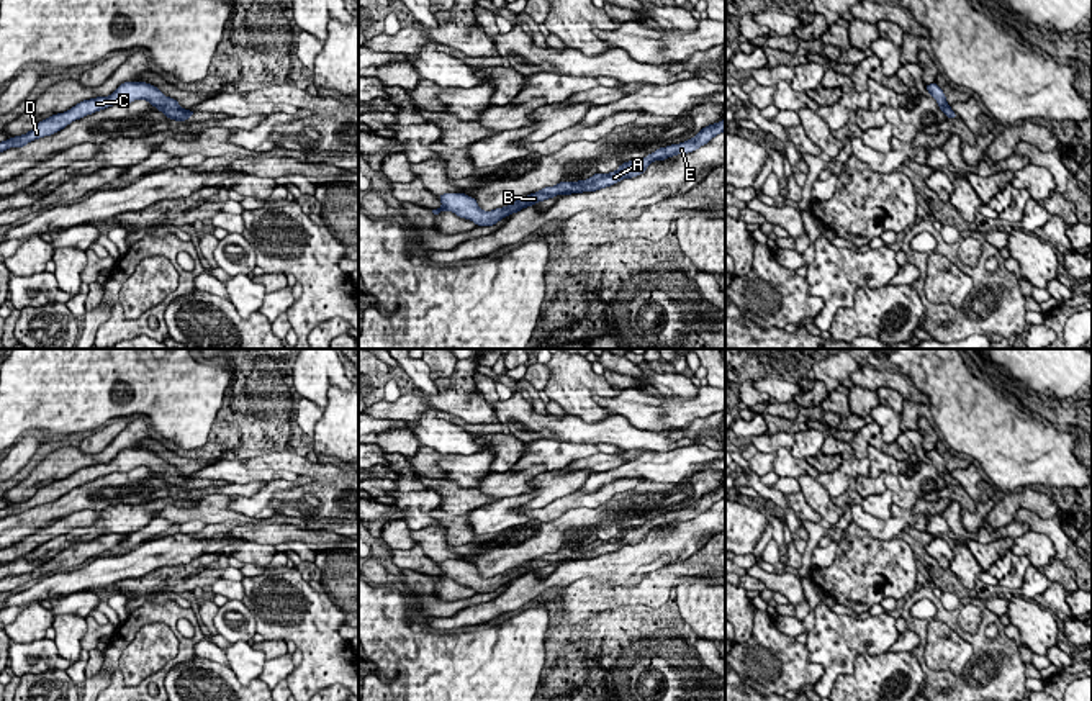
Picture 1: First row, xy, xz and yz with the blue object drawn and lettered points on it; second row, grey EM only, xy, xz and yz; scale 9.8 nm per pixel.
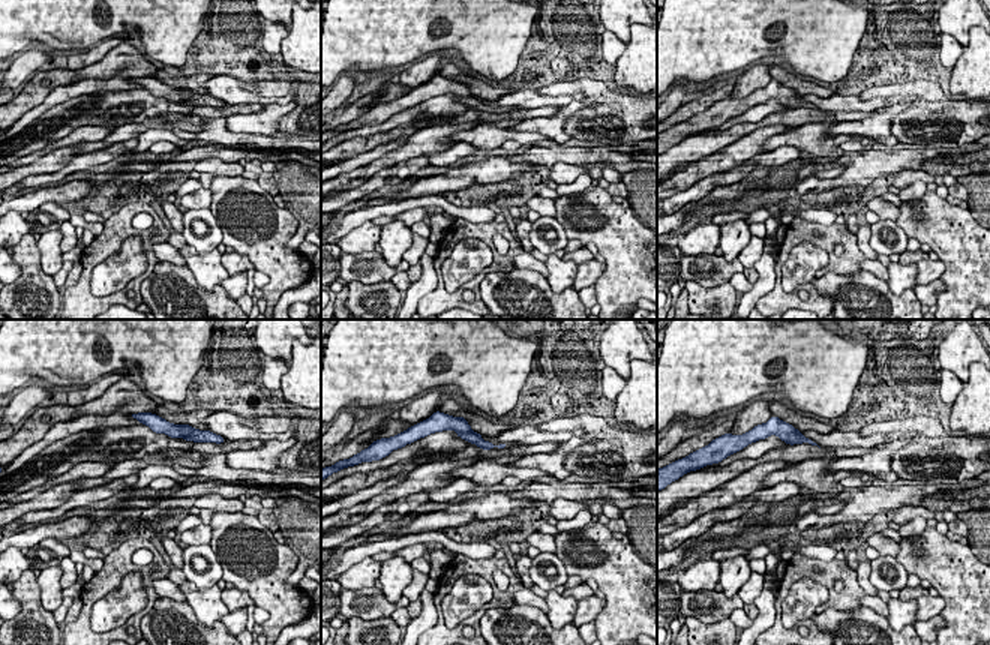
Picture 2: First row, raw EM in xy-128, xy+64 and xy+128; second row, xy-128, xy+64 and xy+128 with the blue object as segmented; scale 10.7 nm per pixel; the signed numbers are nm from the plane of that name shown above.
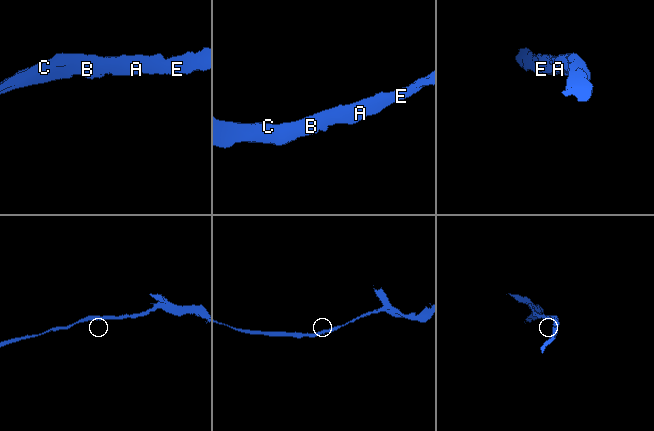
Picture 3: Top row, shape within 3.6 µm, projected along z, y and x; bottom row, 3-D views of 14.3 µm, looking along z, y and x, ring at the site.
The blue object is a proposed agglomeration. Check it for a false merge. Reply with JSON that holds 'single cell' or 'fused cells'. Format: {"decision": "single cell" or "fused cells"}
{"decision": "single cell"}

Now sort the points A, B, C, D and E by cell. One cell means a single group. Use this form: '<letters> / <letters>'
A B C D E

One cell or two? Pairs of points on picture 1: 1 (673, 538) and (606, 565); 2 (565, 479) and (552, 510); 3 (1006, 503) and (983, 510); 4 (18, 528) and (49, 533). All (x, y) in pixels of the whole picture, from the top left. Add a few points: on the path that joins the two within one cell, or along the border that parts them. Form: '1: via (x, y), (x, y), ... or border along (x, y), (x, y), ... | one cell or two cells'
1: via (657, 542), (622, 564) | one cell
2: border along (578, 488), (542, 506), (524, 510) | two cells
3: border along (989, 498), (992, 506), (986, 520), (994, 528) | two cells
4: border along (71, 513), (38, 528), (17, 542) | two cells

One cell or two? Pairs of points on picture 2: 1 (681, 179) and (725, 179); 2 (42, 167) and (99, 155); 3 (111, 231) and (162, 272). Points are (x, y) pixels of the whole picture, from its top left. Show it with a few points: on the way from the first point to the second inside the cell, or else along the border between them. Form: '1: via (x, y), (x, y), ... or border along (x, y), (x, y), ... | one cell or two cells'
1: border along (717, 170), (672, 195) | two cells
2: border along (77, 153), (60, 168), (36, 174) | two cells
3: border along (159, 261), (141, 284), (141, 299) | two cells

